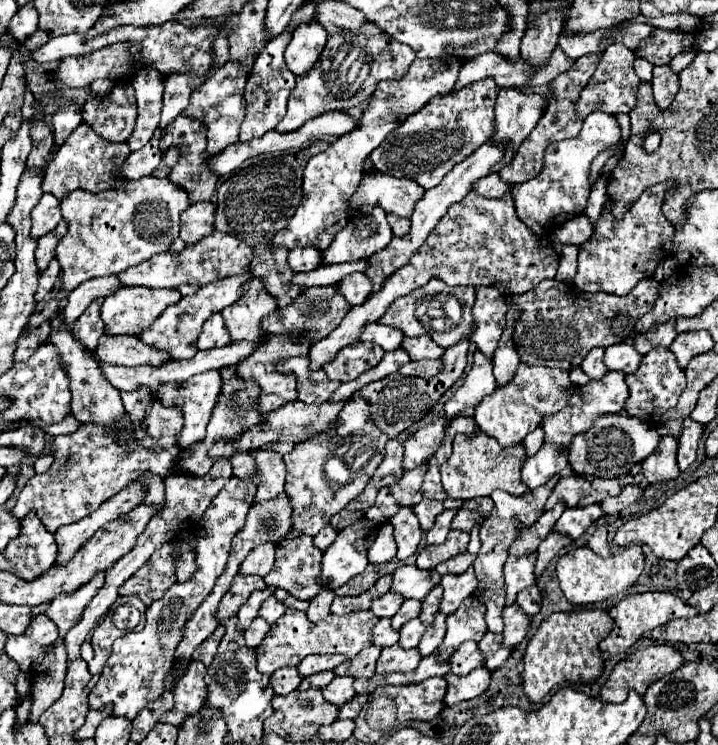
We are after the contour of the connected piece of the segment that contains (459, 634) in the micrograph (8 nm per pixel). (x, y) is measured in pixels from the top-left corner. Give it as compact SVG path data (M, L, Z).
M468 597L455 613L447 615L447 635L439 647L439 659L449 659L463 641L481 641L485 633L485 605L477 597Z

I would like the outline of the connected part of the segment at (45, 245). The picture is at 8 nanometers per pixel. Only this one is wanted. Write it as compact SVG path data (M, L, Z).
M61 221L55 231L47 233L47 235L43 235L43 237L39 239L39 245L37 245L37 251L35 251L35 261L37 261L37 269L39 269L39 271L43 271L43 269L51 263L53 251L55 251L55 247L57 247L59 239L63 239L65 233L67 233L67 221Z

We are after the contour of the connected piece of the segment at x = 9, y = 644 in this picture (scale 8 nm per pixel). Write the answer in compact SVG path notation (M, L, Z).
M43 613L35 617L35 623L23 635L7 635L5 653L21 667L21 671L29 673L39 667L47 647L55 643L57 627Z

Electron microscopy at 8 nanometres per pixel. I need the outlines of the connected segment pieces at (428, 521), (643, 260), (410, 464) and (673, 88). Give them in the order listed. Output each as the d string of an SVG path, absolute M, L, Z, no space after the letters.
M423 499L419 505L413 507L413 513L417 515L419 519L419 525L423 531L429 531L433 527L433 521L439 513L443 513L443 503L441 501L435 501L435 499Z
M669 179L667 183L659 183L645 189L621 219L613 217L611 213L613 203L610 200L606 202L599 221L595 223L595 231L591 239L579 249L579 269L573 283L581 291L627 295L641 279L653 275L657 265L669 257L673 227L665 219L661 205L665 201L667 189L671 189L673 185L675 179Z
M437 419L431 425L419 429L413 437L405 441L405 457L403 457L403 469L415 469L419 463L427 461L443 441L445 435L445 421Z
M663 65L663 67L655 67L653 69L653 81L651 81L651 87L653 87L653 95L655 95L655 103L661 111L669 109L677 91L679 91L679 77L677 73L671 71L669 65Z

